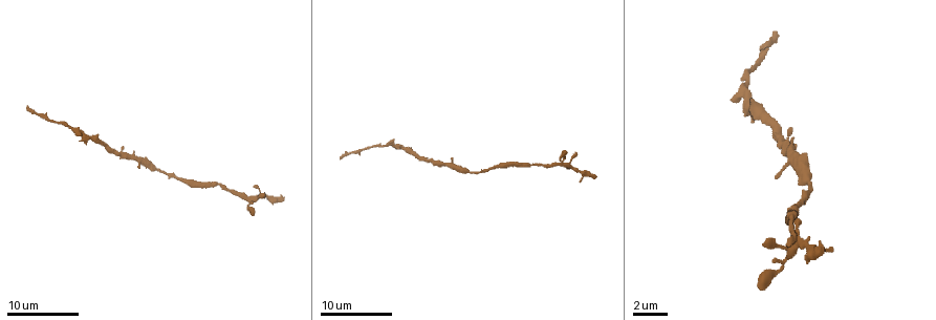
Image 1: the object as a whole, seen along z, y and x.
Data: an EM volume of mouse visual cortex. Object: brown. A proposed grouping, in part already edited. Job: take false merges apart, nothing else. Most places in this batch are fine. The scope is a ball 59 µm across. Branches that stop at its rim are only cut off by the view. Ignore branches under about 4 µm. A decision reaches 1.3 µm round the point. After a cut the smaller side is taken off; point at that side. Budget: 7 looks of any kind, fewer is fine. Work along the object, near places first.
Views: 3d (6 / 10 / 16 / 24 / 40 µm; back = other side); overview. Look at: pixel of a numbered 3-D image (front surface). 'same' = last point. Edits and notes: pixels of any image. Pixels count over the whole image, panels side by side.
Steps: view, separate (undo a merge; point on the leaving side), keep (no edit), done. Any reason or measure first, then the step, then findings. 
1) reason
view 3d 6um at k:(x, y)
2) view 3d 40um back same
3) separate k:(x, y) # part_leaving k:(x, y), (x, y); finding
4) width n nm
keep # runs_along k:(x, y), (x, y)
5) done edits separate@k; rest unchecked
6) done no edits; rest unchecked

thin arm on a thick one
view 3d 16um at 1:(73, 130)

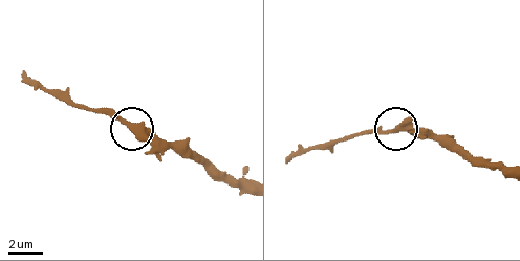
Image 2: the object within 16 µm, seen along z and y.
keep # runs_along 2:(508, 167), (475, 162), (440, 142), (403, 131), (362, 131); continuous, no second cell

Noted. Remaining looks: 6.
view 3d 16um at 1:(149, 162)

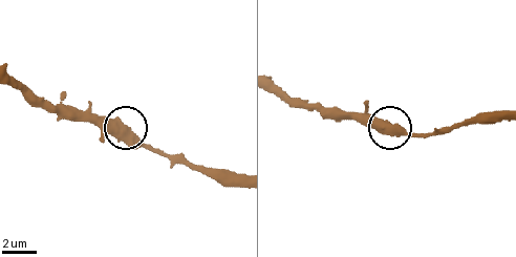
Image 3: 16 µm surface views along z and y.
side_arm 21 um
keep # continuous, no second cell

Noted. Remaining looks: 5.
narrows sharply
view 3d 10um at 1:(220, 186)

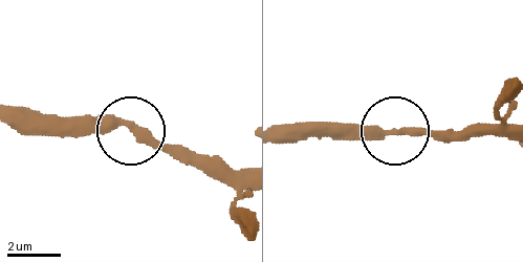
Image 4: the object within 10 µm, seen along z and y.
view 3d 6um at 4:(132, 123)

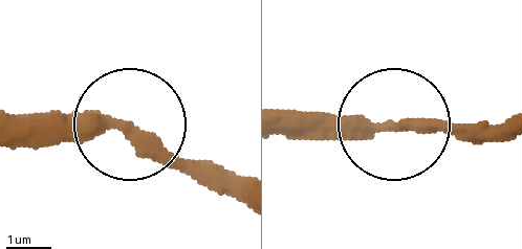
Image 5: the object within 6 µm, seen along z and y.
width 290 nm
keep # all the same cell

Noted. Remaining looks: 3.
done no edits; rest unchecked

